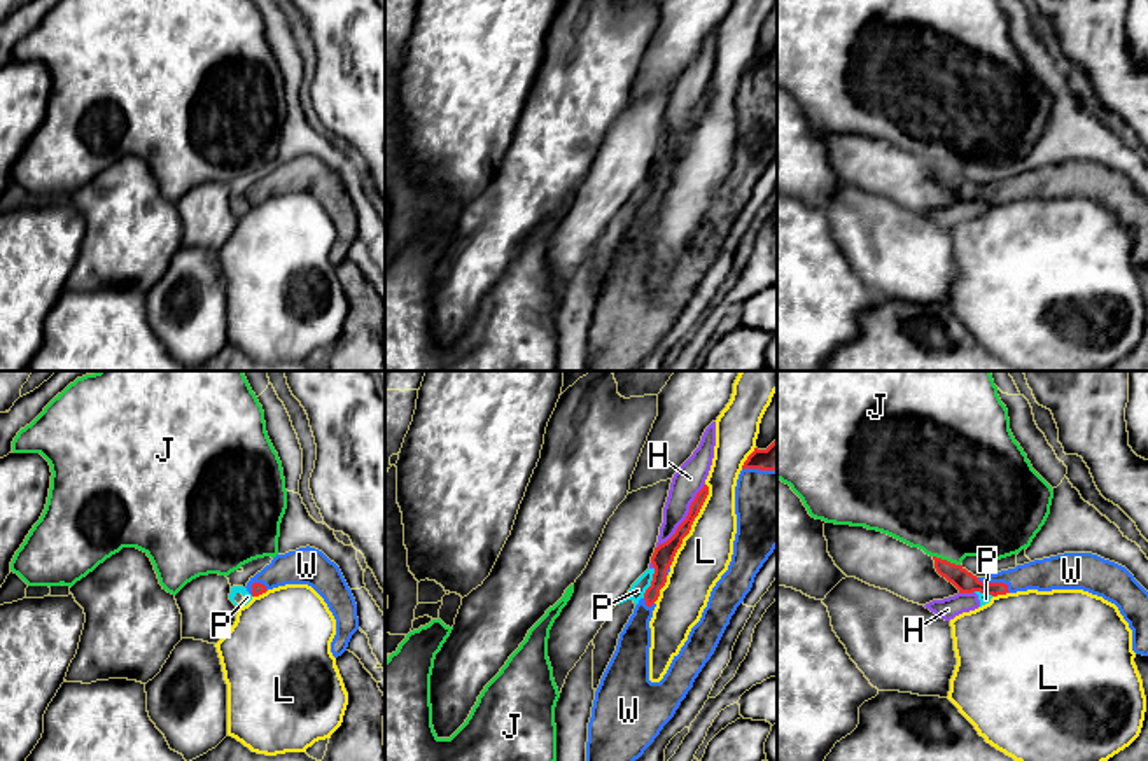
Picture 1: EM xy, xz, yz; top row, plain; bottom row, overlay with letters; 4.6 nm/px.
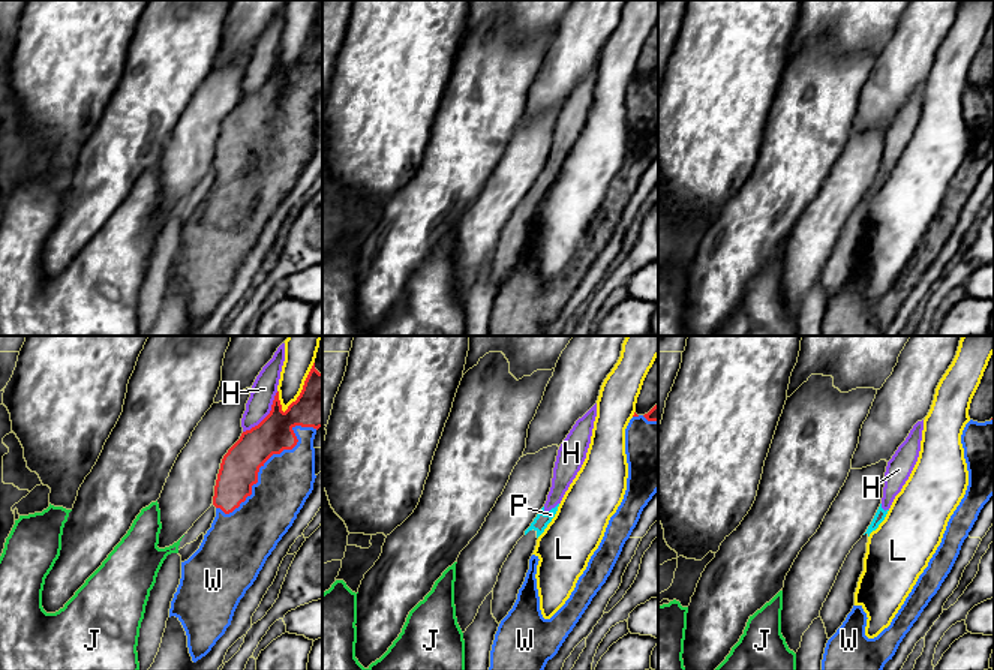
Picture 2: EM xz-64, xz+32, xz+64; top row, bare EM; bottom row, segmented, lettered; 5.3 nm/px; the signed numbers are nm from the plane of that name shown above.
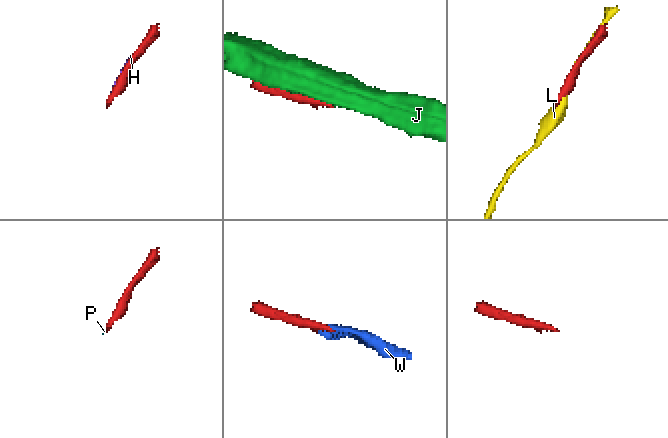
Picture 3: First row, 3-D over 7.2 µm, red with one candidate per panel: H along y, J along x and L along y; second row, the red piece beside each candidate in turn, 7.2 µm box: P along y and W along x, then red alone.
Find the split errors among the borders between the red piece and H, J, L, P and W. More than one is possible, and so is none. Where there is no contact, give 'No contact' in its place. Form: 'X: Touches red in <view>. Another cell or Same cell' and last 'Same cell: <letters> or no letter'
H: Touches red in xz. Another cell
J: Touches red in yz. Another cell
L: Touches red in xz. Another cell
P: Touches red in xz. Another cell
W: Touches red in yz. Same cell
Same cell: W

